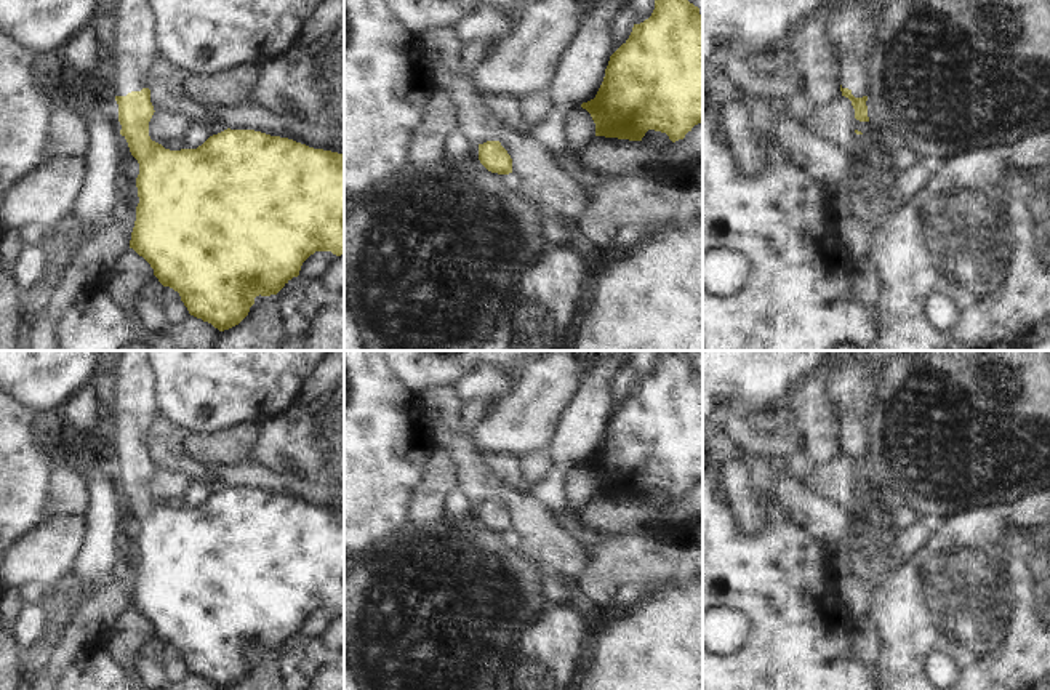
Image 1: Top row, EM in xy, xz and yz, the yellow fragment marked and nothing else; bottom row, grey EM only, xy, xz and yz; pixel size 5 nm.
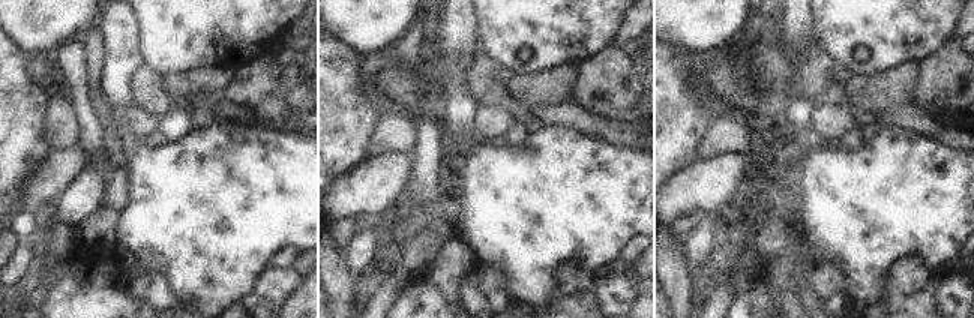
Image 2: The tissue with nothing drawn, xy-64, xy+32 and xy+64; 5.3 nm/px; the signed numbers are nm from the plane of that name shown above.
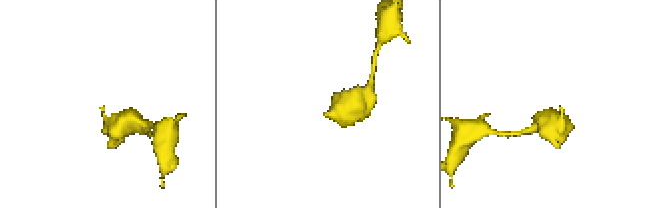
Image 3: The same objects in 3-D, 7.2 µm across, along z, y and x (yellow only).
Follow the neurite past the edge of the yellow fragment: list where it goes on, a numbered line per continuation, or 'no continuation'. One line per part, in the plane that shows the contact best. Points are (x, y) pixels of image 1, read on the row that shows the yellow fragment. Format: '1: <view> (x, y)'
1: yz (853, 24)

